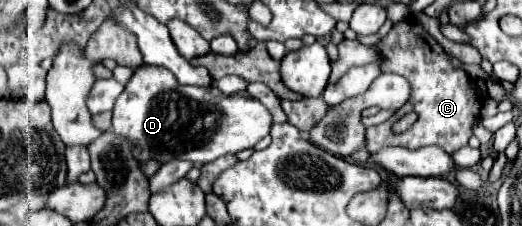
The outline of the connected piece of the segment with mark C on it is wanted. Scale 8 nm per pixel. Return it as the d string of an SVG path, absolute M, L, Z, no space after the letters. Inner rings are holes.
M409 18L397 22L391 32L373 46L365 46L359 40L343 40L339 44L339 58L331 62L331 82L337 82L347 70L355 66L367 66L371 62L379 62L381 74L401 74L405 76L411 86L411 102L396 111L389 122L383 122L373 128L367 128L367 150L375 152L383 146L407 146L407 148L421 148L421 146L439 146L447 154L457 152L463 148L471 136L471 126L479 120L479 110L483 106L477 90L473 88L471 78L465 70L453 66L451 56L441 48L441 44L427 34L427 30ZM407 112L415 112L419 118L413 128L401 136L391 132L391 126L405 116Z

